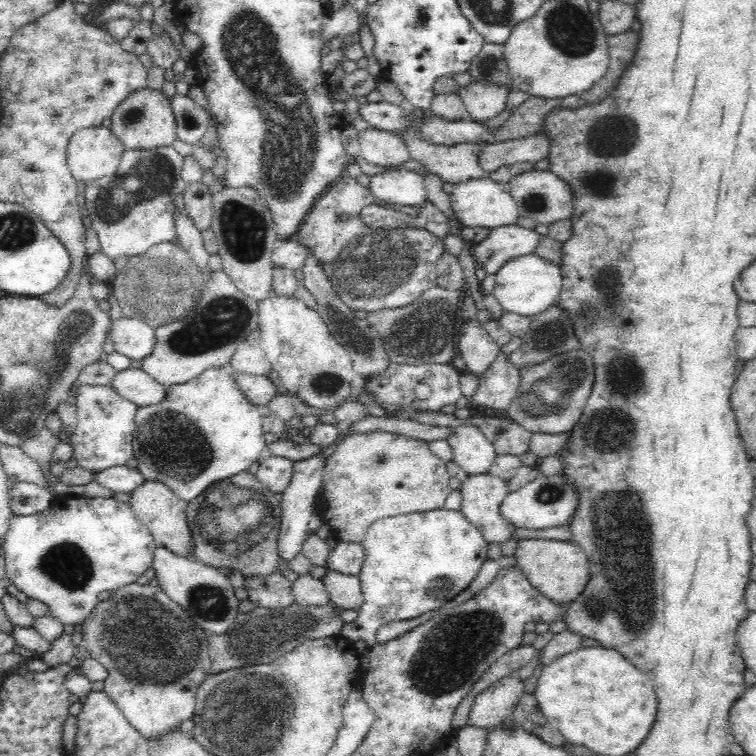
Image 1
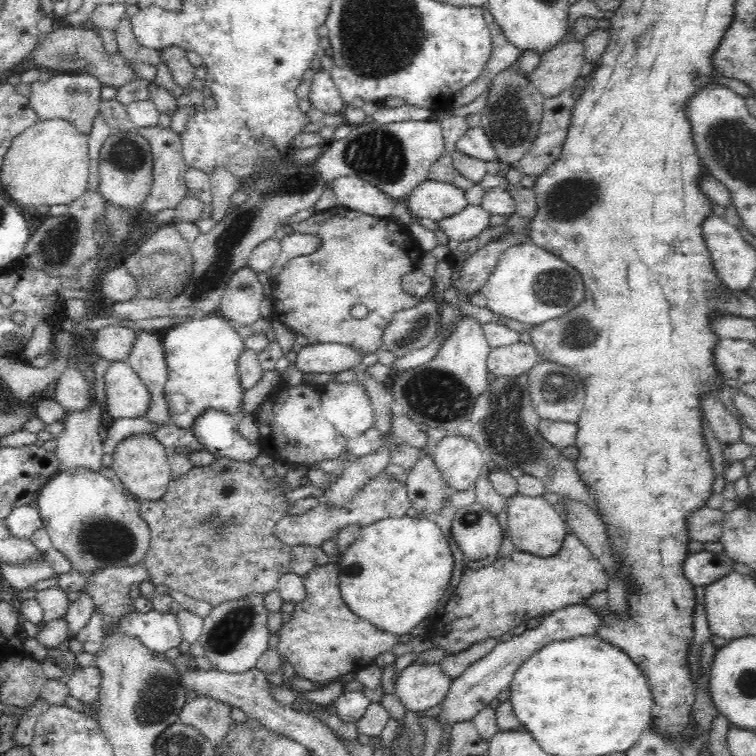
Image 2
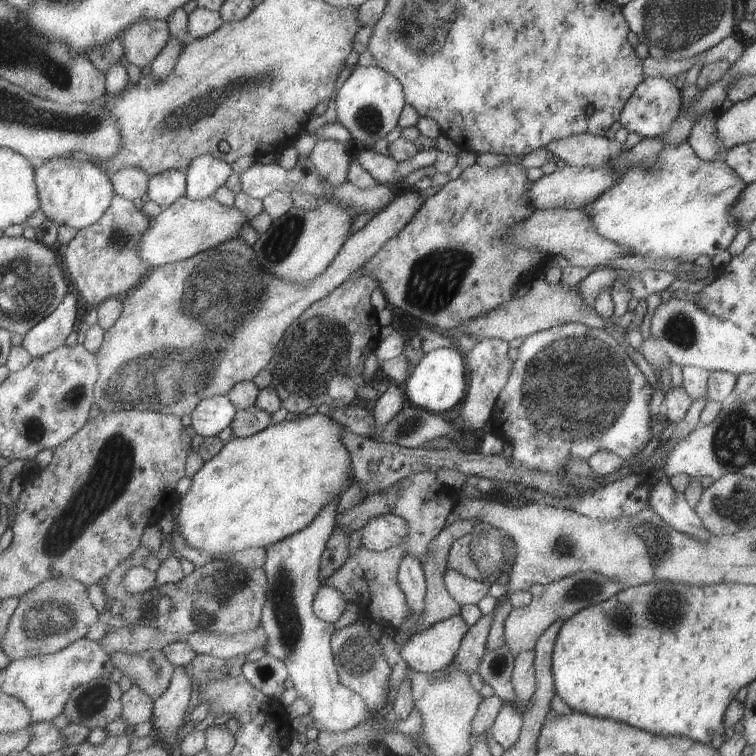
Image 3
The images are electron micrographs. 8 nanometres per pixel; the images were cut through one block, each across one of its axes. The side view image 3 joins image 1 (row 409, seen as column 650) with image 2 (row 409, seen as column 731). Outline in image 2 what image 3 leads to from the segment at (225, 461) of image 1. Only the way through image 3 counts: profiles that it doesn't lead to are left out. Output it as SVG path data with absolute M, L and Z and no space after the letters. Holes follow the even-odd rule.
M220 313L193 318L186 322L174 322L162 336L164 359L168 370L165 396L172 413L172 422L178 427L189 428L191 422L207 408L214 408L228 414L240 413L244 391L240 389L238 366L240 356L245 352L245 337L231 321Z

